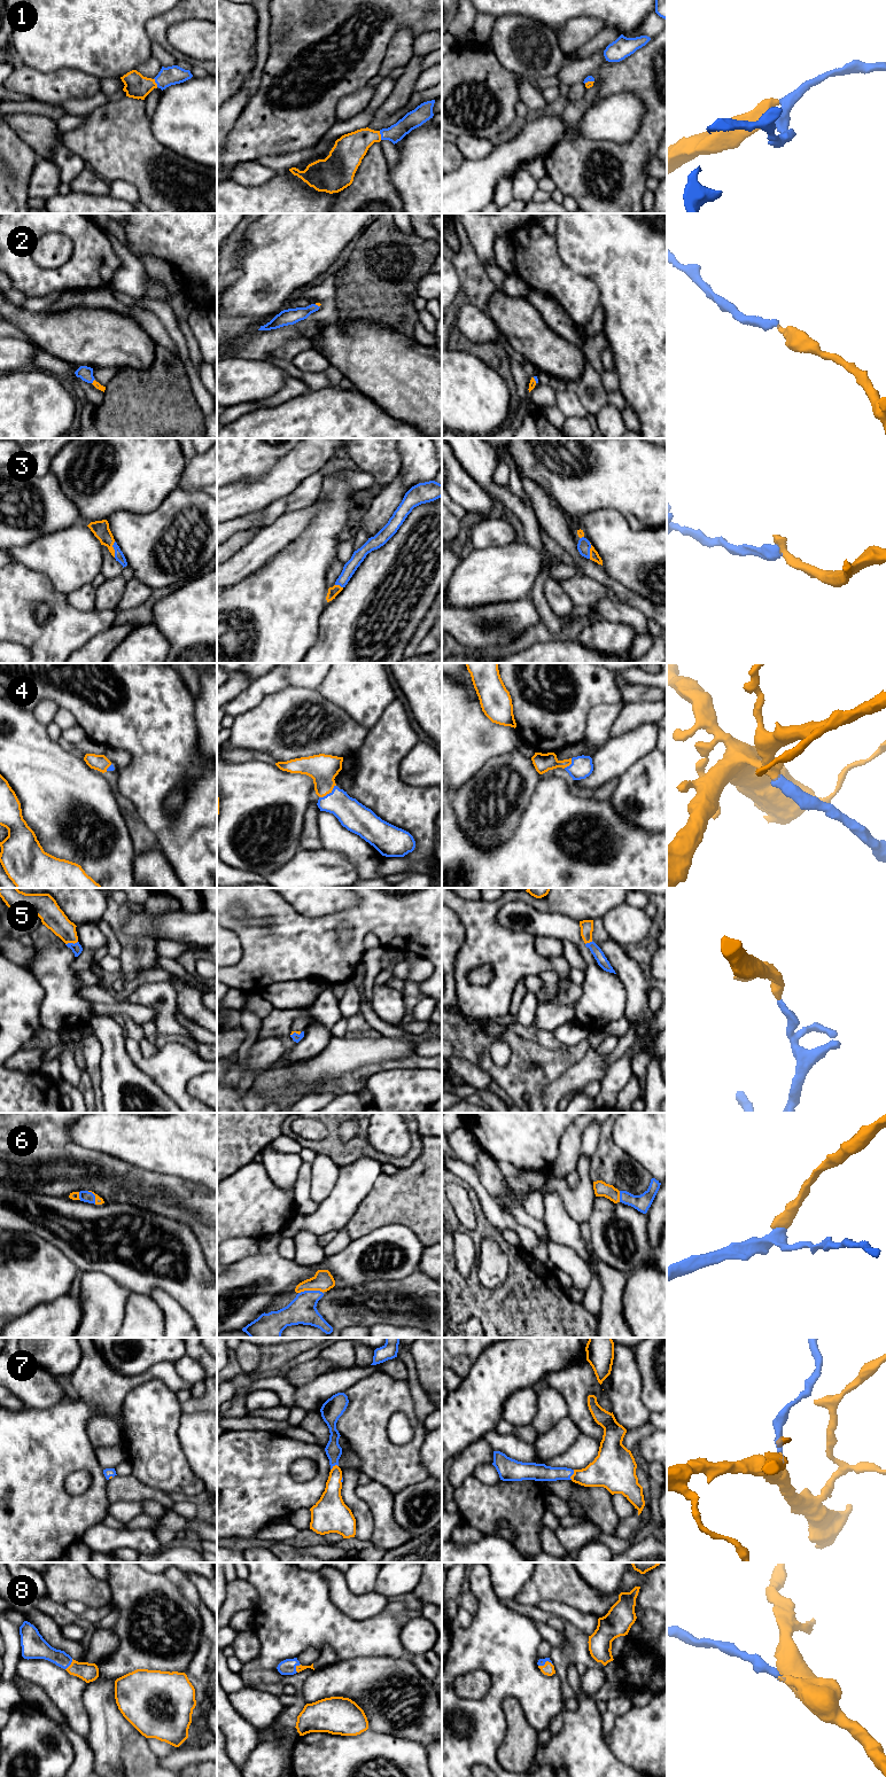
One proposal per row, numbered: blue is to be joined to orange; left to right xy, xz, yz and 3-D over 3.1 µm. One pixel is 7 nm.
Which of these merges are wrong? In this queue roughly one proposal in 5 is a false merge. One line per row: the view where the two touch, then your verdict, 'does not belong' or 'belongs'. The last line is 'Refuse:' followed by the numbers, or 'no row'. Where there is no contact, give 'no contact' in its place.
1: meets orange in xz; belongs
2: meets orange in yz; belongs
3: meets orange in xy; belongs
4: meets orange in xz; belongs
5: meets orange in xy; belongs
6: meets orange in xz; belongs
7: meets orange in yz; belongs
8: meets orange in xy; belongs
Refuse: no row

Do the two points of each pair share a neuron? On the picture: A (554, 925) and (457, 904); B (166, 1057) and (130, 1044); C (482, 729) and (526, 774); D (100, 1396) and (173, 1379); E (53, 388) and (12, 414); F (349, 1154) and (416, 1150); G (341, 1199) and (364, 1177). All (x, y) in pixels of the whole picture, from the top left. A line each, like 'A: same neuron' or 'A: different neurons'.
A: different neurons
B: same neuron
C: different neurons
D: same neuron
E: same neuron
F: same neuron
G: same neuron

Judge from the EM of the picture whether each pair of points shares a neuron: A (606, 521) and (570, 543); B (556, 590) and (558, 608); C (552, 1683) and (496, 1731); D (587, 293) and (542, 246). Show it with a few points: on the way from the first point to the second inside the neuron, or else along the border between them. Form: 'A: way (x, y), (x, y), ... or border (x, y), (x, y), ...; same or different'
A: border (573, 523), (576, 531); different
B: way (556, 594), (558, 603); same
C: way (530, 1686), (510, 1686), (496, 1700), (496, 1709); same
D: way (573, 286), (546, 259); same

